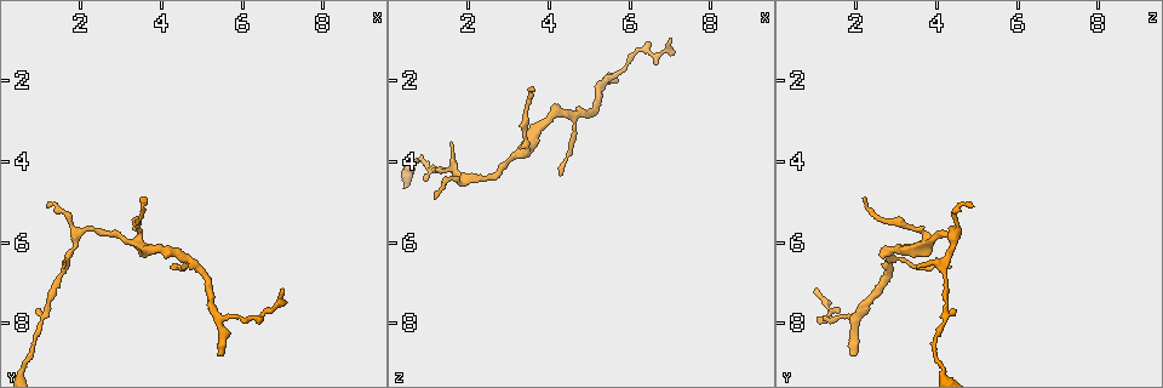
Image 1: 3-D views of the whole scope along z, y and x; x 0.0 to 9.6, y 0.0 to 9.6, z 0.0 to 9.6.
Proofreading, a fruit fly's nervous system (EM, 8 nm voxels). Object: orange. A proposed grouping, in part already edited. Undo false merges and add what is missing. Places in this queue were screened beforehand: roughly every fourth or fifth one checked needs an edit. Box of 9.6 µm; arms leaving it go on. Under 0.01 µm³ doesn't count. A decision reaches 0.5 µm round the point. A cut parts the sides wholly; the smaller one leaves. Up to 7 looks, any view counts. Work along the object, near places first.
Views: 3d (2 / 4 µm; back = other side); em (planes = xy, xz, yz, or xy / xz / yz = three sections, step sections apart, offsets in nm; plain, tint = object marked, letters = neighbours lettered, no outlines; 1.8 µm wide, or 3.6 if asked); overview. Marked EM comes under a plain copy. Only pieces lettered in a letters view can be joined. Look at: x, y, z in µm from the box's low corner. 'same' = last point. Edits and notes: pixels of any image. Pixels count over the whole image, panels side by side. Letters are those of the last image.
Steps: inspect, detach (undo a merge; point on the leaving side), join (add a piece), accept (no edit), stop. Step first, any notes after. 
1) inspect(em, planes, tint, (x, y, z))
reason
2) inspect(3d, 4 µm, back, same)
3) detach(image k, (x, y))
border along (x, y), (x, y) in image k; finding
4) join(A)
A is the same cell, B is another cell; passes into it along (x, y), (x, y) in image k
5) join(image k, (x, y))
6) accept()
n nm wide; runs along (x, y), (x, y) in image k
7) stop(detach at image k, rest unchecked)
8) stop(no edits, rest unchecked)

inspect(em, planes, tint, (1.15, 5.10, 4.95))
tapers out

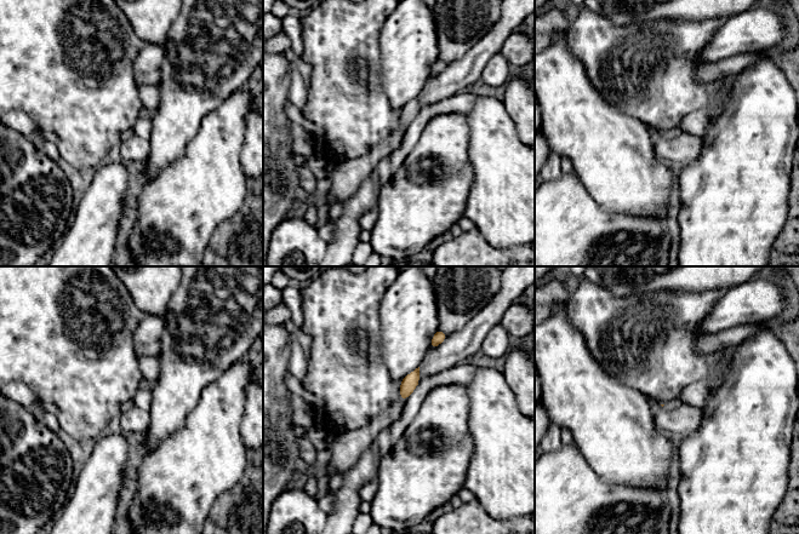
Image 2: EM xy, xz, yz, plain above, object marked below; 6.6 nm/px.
inspect(em, planes, letters, same)
see the neighbours

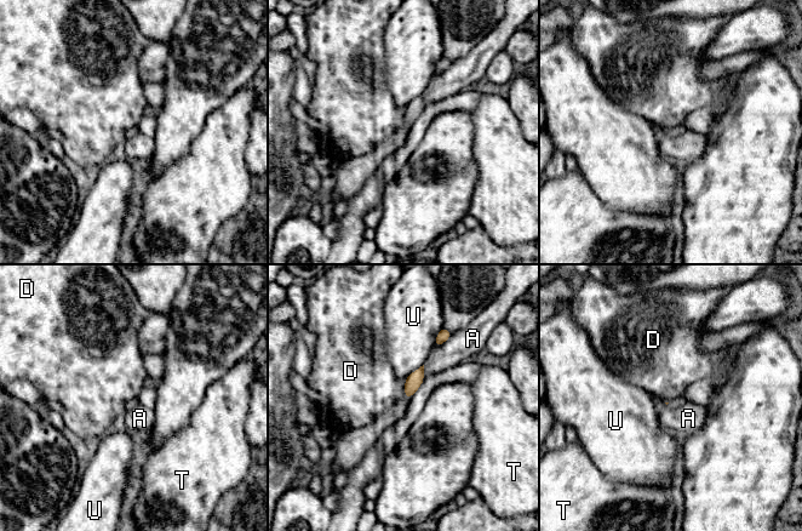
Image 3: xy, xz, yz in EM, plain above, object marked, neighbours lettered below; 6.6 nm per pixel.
accept()
A, D, T and U are other cells; border along (404, 380), (405, 397) in image 3; no lettered piece goes on from it

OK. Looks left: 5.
inspect(em, xz, step 8, tint, (3.60, 4.85, 2.20))
an open end

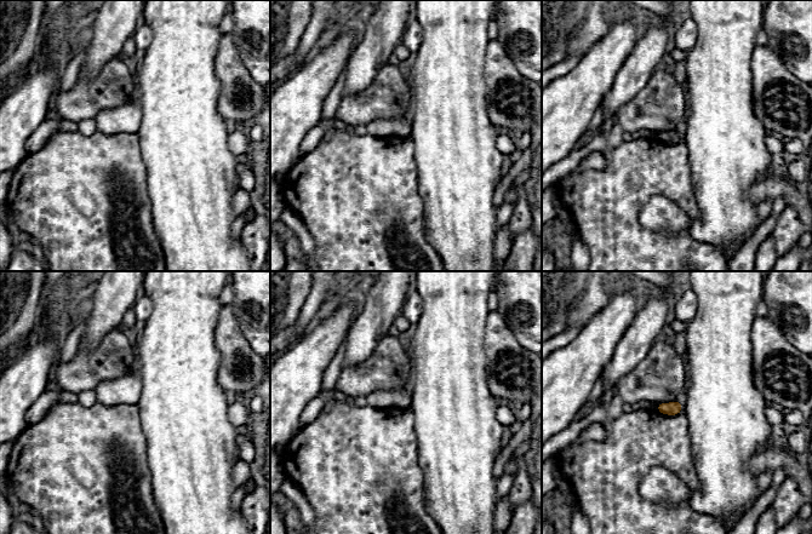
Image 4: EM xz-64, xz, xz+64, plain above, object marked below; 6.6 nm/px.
inspect(em, planes, letters, same)
another direction

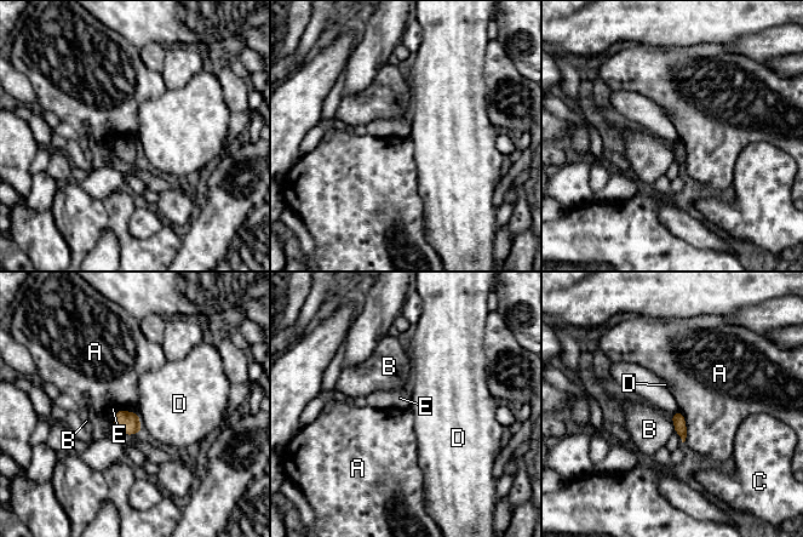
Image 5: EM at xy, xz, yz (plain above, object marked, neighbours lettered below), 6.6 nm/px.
accept()
A, B, C, D and E are other cells; border along (136, 411), (119, 410), (112, 420) in image 5; none of them fits

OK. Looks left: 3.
inspect(em, planes, letters, (5.35, 8.75, 1.90))
an open end

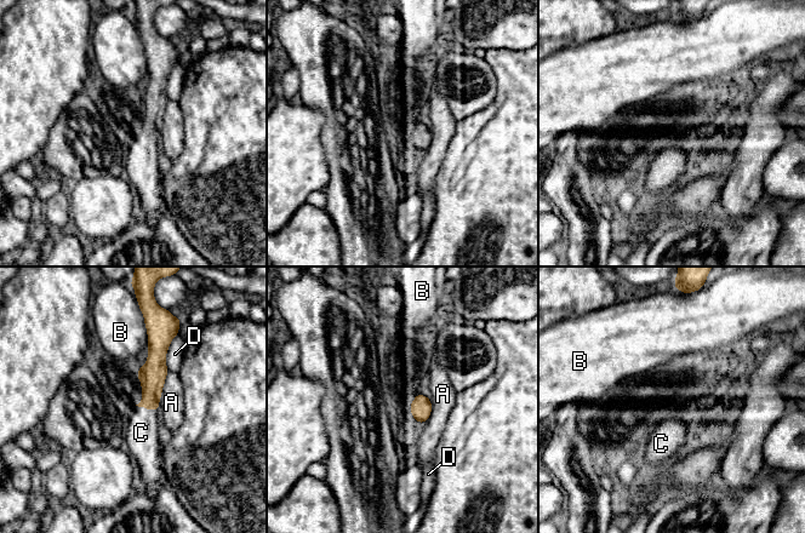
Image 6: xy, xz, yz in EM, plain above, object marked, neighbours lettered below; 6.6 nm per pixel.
join(C)
140 nm wide; C is the same cell, A, B and D are other cells; passes into it along (152, 376), (147, 408), (141, 433) in image 6; it goes on there

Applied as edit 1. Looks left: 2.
stop(join at image 6, rest unchecked)

